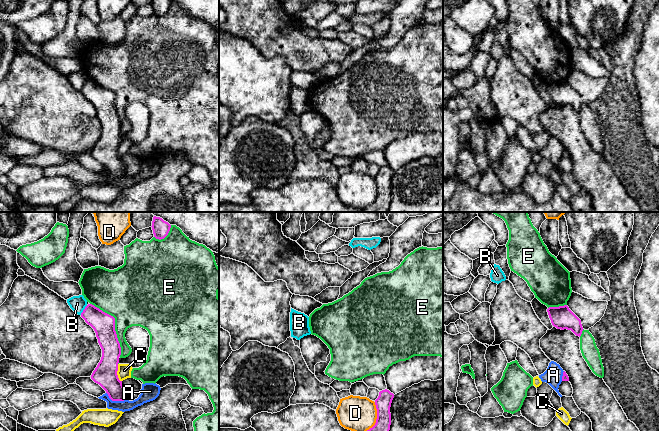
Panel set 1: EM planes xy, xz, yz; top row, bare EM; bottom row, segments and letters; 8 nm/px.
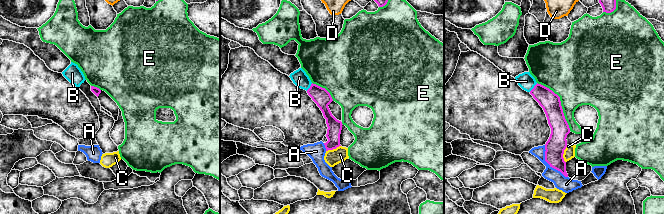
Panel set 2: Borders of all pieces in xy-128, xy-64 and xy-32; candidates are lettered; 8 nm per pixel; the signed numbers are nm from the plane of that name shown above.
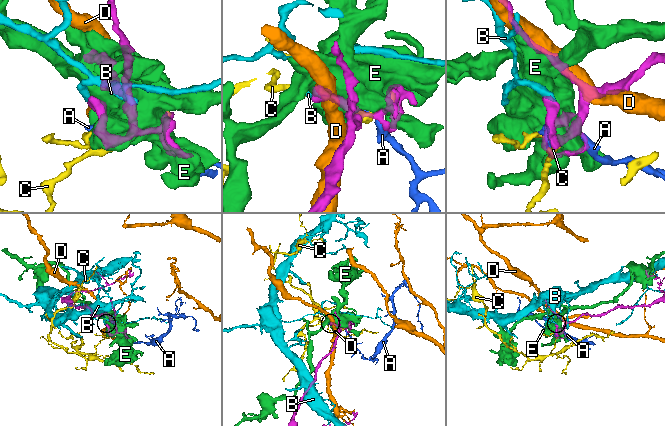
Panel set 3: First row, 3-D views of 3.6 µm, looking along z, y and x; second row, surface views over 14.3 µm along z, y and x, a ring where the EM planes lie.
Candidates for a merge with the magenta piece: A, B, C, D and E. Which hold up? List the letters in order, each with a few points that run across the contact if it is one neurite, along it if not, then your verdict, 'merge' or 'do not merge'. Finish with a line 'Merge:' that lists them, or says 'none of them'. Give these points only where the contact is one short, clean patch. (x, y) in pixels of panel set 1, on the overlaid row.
A: do not merge
B: xy (87, 305), (80, 314) | do not merge
C: do not merge
D: do not merge
E: do not merge
Merge: none of them

